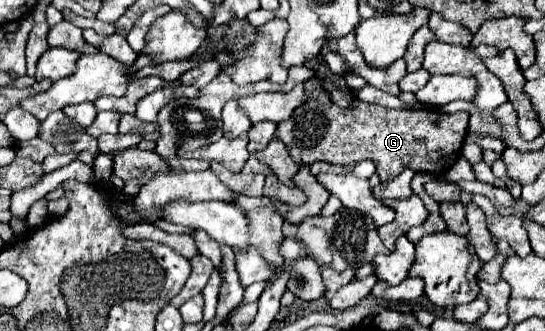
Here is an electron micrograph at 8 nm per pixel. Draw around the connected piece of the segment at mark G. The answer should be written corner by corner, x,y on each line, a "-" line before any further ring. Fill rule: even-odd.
309,79
305,91
309,97
307,103
295,109
291,119
279,123
275,133
299,165
311,165
315,161
357,165
369,159
375,163
381,183
387,183
407,167
417,173
447,173
461,157
469,123
469,113
465,111
447,115
431,109
387,109
357,99
351,111
343,111
335,107
319,79

